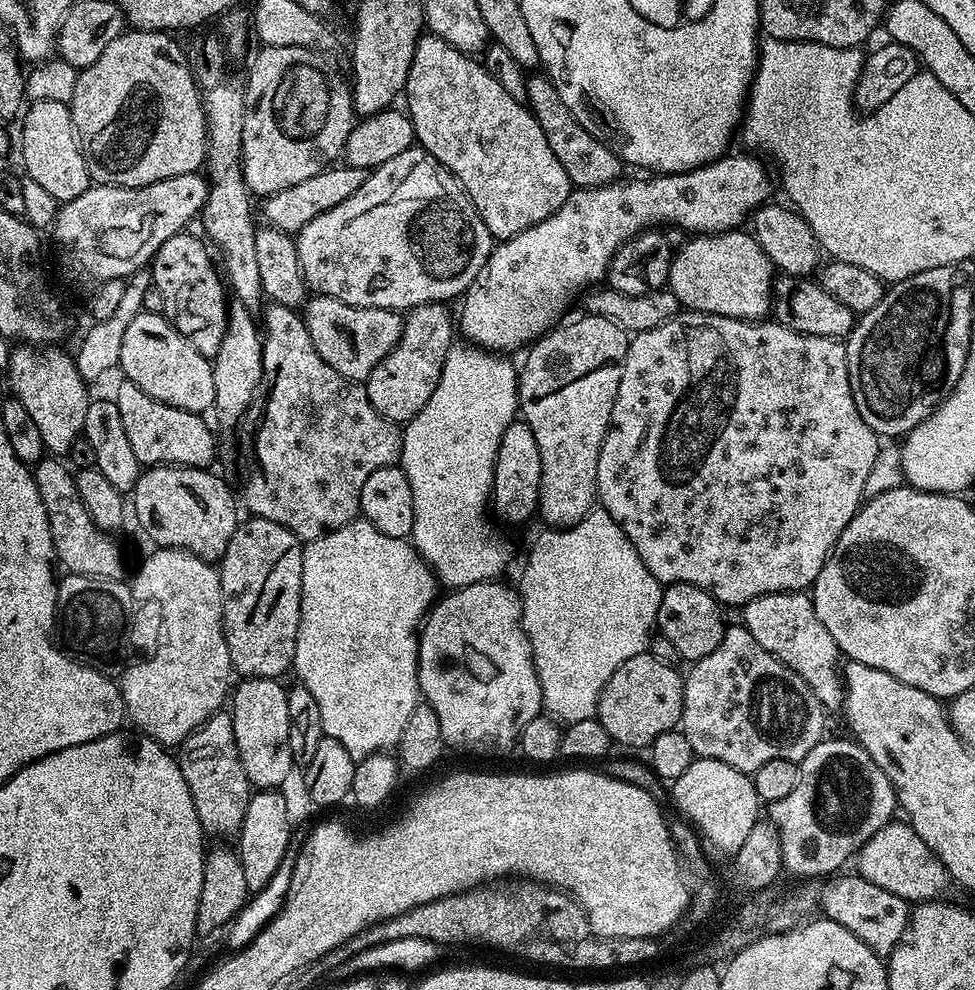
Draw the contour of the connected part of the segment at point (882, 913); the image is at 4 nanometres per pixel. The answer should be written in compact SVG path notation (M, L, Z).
M836 874L823 881L824 889L818 892L819 911L827 919L838 922L838 926L846 926L854 938L870 946L877 956L886 958L908 929L909 901L898 898L898 894L890 894L890 890L882 890L882 886L874 886L874 882L866 882L866 878L858 874L844 875Z

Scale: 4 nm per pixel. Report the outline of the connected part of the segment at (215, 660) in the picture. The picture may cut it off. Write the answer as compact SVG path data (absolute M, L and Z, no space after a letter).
M156 548L141 562L136 577L130 580L130 587L132 594L156 596L160 604L164 604L166 618L160 638L162 646L156 654L156 660L131 671L123 671L119 677L124 711L127 719L133 720L140 727L137 729L157 744L179 746L195 728L201 728L221 711L230 696L234 669L224 637L224 599L220 593L220 573L209 561L198 558L192 552L183 552L181 548Z

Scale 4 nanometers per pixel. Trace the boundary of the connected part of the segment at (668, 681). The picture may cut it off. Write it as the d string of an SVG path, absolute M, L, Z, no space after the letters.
M647 651L614 670L596 703L596 716L611 740L628 748L647 749L658 734L671 732L679 725L684 709L684 681L676 670Z

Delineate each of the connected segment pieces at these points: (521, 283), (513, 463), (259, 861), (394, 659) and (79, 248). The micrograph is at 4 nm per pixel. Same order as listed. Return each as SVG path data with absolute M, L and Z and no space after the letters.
M725 154L689 172L652 174L644 178L648 180L621 178L597 188L576 188L569 192L566 202L550 218L522 230L522 234L514 238L499 241L493 247L488 261L482 270L478 270L474 282L462 297L464 305L460 308L460 316L458 312L459 335L461 332L464 335L461 337L467 343L493 354L512 354L508 352L527 349L549 330L557 327L561 319L559 316L571 306L576 295L579 297L607 277L608 267L612 265L616 251L626 241L635 240L640 233L664 226L660 224L685 228L688 234L715 234L739 229L743 220L745 223L756 209L769 203L772 180L764 169L765 161L759 155L732 155Z
M523 422L506 426L502 442L498 446L494 482L492 483L491 507L504 520L512 524L524 524L537 515L540 506L540 483L542 482L542 454L538 454L538 442L534 442L534 430Z
M280 790L253 791L246 806L246 818L240 827L238 837L238 855L242 862L242 874L246 874L246 886L249 893L260 892L276 876L284 855L288 852L288 843L292 840L294 825L286 816L286 804Z
M363 518L354 519L346 526L334 530L322 538L307 541L303 545L303 549L302 602L300 603L300 625L298 626L294 673L296 672L297 678L300 679L297 681L302 687L310 690L310 694L314 694L314 702L318 702L325 736L342 742L342 746L346 746L346 750L350 750L350 754L359 762L366 756L374 755L375 752L392 750L399 745L402 730L406 730L406 722L410 718L410 714L414 714L416 705L421 699L418 666L416 665L420 649L419 631L424 623L424 617L428 614L428 609L437 599L438 582L424 558L407 539L390 538L390 534L382 534L369 520Z
M199 173L175 175L150 186L118 187L116 185L91 185L72 200L65 201L52 225L52 233L60 242L62 260L65 266L76 276L82 277L84 283L91 281L99 284L102 281L127 279L136 271L147 265L162 243L183 231L195 215L203 211L208 200L209 183Z

